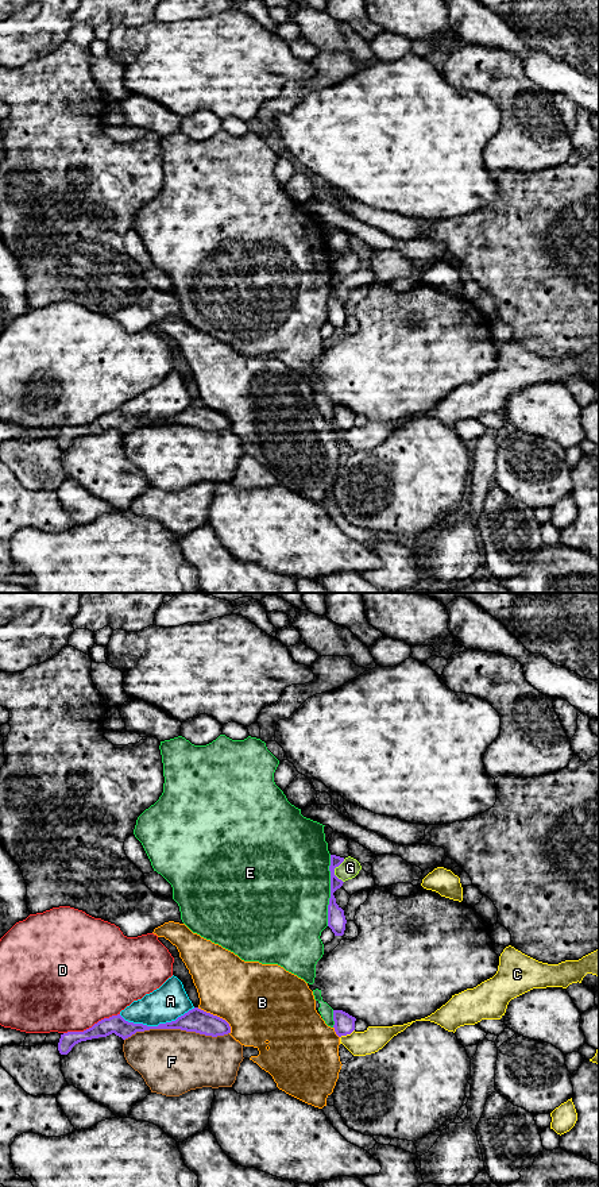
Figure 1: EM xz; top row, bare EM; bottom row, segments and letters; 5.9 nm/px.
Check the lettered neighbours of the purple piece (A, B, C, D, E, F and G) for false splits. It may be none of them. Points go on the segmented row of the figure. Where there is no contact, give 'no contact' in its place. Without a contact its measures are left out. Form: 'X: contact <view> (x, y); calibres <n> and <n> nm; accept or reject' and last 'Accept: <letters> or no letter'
A: contact xz (158, 1025); calibres 140 and 220 nm; reject
B: contact xz (216, 1016); calibres 140 and 420 nm; reject
C: contact xz (347, 1033); calibres 130 and 140 nm; reject
D: contact xz (92, 1026); calibres 110 and 480 nm; reject
E: contact xz (331, 890); calibres 110 and 500 nm; reject
F: contact xz (176, 1028); calibres 140 and 400 nm; reject
G: contact xz (333, 871); calibres 90 and 110 nm; reject
Accept: no letter

